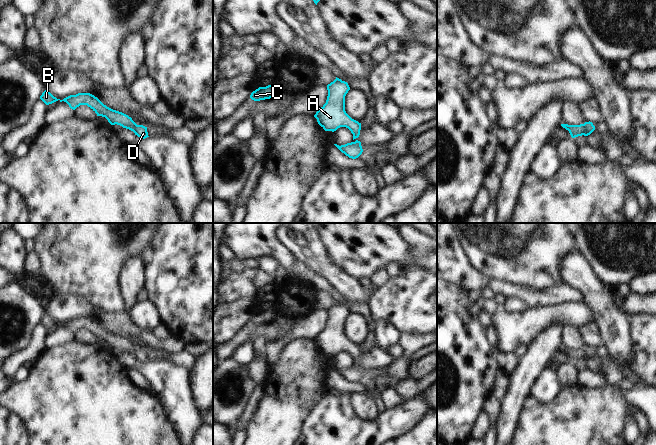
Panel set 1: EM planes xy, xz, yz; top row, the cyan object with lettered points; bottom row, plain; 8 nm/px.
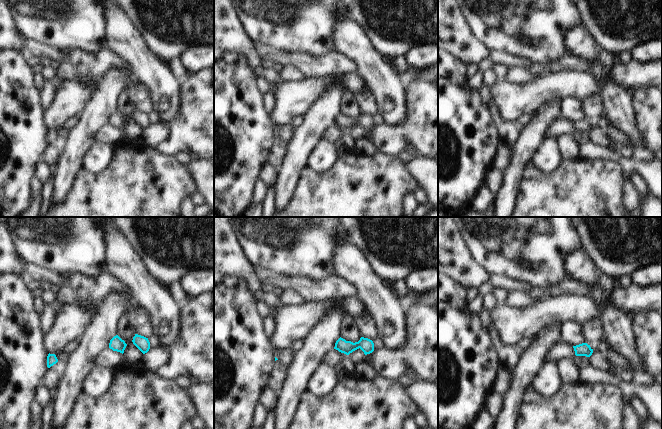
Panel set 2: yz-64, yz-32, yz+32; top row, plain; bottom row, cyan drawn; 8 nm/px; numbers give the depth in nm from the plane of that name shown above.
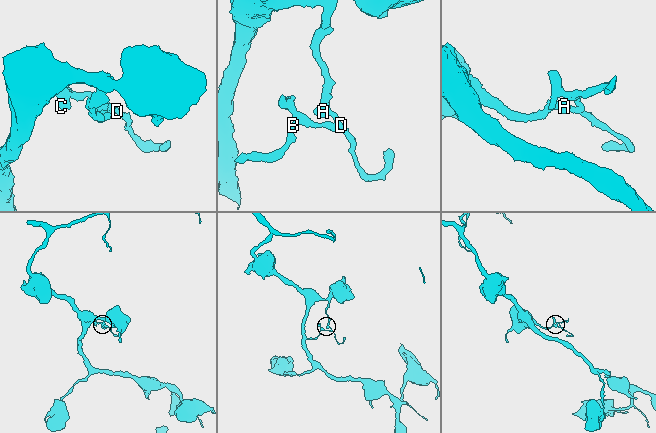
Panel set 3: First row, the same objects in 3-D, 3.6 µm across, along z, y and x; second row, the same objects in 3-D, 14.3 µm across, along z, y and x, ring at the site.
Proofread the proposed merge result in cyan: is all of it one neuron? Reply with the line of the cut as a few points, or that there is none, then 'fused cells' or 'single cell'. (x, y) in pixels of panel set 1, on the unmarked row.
cut yz (583, 348), (588, 358); fused cells

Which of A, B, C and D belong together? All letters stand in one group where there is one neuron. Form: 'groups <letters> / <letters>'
groups A D / B C

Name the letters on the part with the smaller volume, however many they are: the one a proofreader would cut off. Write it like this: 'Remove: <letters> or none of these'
Remove: B, C.

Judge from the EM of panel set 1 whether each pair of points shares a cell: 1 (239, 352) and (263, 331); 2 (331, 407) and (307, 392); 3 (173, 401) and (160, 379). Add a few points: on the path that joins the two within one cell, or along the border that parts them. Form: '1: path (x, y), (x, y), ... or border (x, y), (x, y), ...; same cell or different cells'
1: border (252, 340), (246, 340), (240, 344), (232, 354); different cells
2: border (325, 393), (312, 407), (305, 419); different cells
3: path (173, 396), (173, 393), (164, 384); same cell

